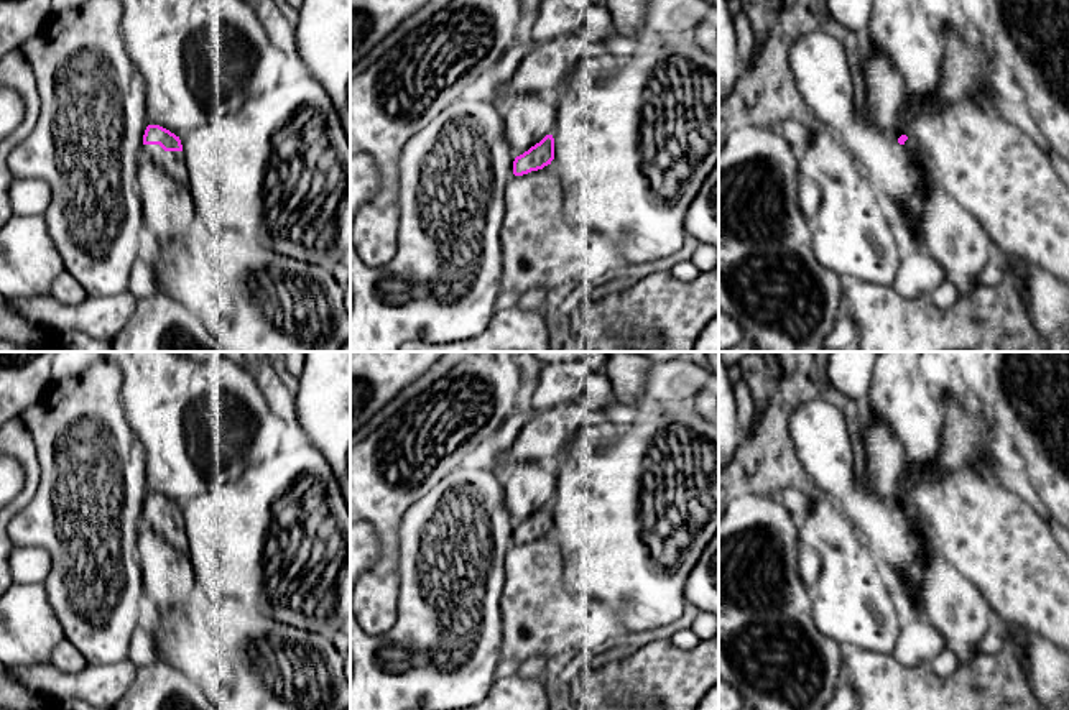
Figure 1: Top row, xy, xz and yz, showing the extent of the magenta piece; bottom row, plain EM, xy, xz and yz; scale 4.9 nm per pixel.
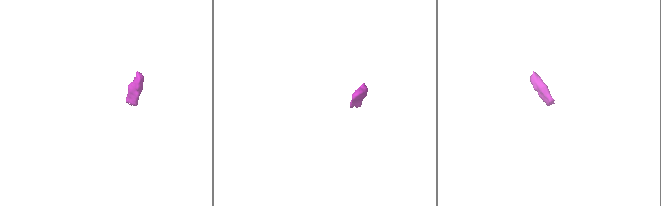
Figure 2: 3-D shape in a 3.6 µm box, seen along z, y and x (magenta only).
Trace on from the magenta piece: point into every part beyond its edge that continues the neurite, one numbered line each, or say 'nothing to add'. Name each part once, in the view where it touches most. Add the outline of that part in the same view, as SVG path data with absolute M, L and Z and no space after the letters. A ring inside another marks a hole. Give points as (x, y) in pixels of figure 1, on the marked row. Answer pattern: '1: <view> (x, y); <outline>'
1: xy (173, 163); M143 145L143 150L160 164L174 181L189 184L186 159L183 151L164 151L160 145Z

